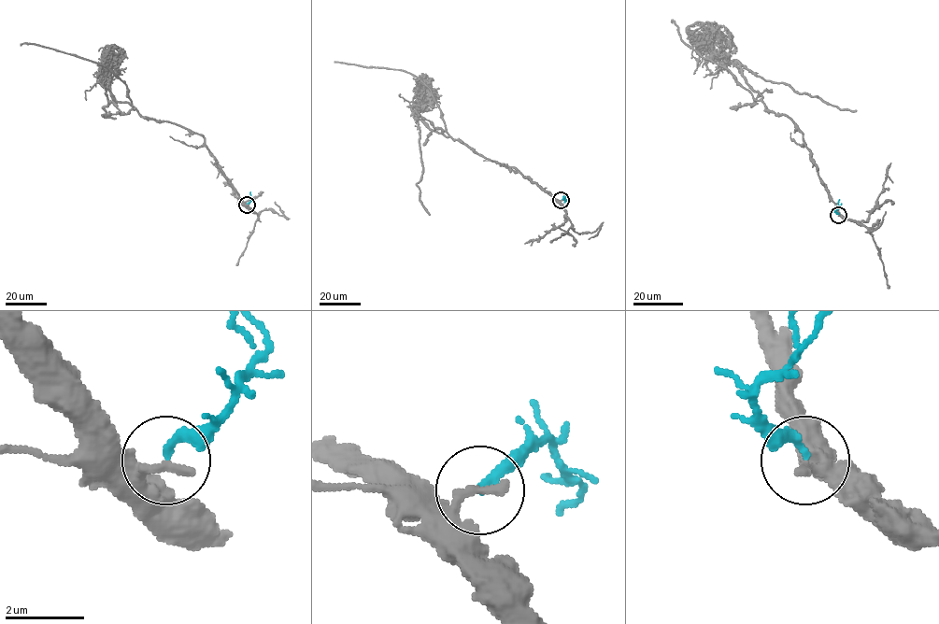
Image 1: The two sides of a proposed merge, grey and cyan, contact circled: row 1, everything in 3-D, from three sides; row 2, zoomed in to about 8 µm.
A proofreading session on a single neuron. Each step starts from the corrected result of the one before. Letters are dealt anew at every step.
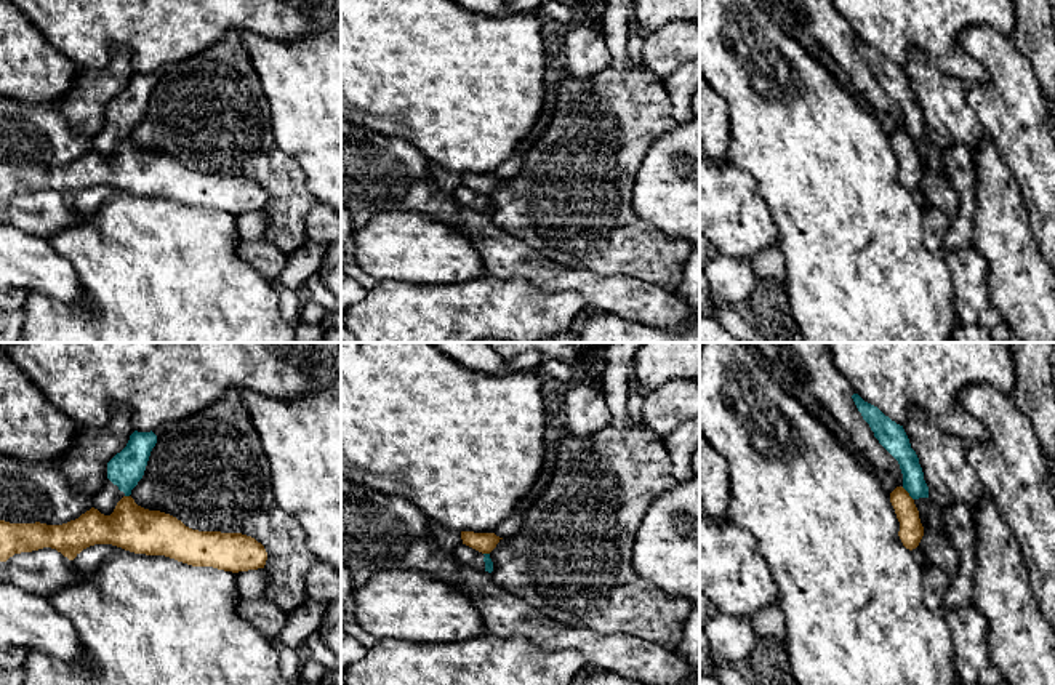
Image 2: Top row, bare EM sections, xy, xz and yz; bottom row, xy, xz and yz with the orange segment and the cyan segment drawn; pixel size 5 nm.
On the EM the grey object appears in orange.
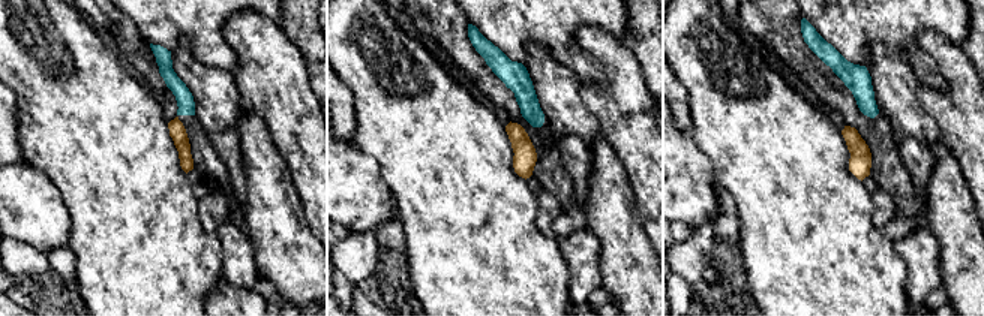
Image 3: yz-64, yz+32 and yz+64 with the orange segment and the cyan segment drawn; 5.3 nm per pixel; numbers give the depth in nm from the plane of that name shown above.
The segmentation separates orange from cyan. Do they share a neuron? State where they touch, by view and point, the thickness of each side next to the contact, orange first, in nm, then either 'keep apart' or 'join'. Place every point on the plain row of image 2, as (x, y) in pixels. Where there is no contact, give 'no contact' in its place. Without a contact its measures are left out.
meets orange in yz at (908, 135); 120 nm thick on the orange side, 120 nm on the other; keep apart

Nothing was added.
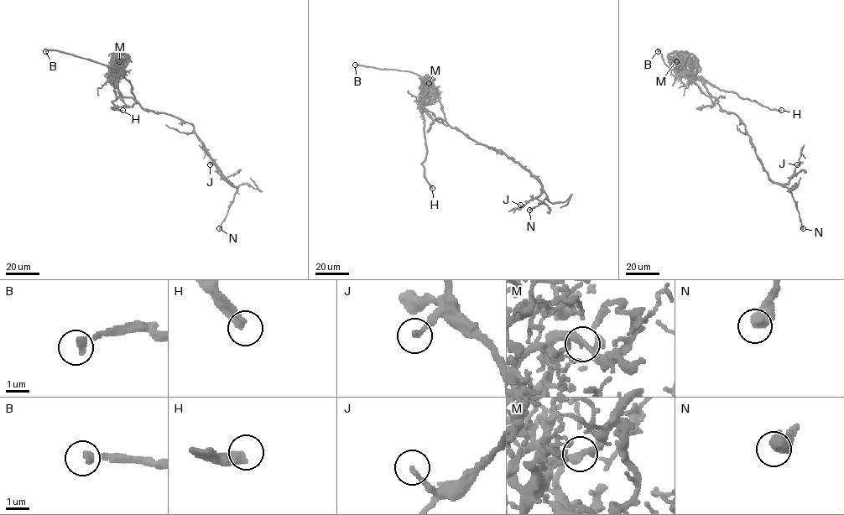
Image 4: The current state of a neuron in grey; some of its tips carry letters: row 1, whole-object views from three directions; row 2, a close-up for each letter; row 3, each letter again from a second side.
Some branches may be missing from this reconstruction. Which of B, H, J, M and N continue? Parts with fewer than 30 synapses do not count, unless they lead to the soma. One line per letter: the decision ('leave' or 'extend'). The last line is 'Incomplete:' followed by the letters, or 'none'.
B: extend
H: extend
J: leave
M: leave
N: leave
Incomplete: B, H

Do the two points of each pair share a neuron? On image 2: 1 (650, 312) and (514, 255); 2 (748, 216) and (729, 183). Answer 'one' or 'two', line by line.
1: one
2: one

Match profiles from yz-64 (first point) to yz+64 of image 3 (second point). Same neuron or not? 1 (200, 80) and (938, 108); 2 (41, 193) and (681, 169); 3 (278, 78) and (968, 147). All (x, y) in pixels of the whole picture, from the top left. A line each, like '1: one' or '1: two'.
1: two
2: one
3: one

